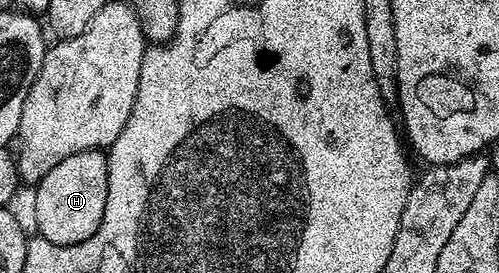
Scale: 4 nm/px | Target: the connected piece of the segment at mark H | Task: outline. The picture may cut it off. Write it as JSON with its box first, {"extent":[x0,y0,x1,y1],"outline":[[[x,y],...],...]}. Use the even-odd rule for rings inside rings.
{"extent":[33,150,109,247],"outline":[[[104,150],[84,151],[59,161],[51,173],[36,184],[33,195],[33,219],[37,222],[36,234],[60,247],[79,245],[99,229],[107,209],[109,184],[109,157]]]}

